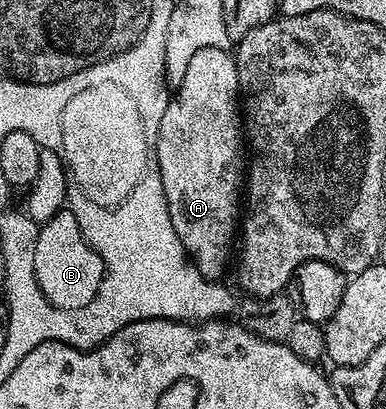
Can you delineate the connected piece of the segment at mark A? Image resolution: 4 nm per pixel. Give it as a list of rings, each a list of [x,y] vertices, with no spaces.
[[[205,47],[191,56],[187,64],[186,77],[180,86],[171,94],[166,115],[162,115],[162,127],[158,127],[158,171],[162,171],[162,191],[166,191],[166,203],[170,211],[170,223],[174,223],[174,231],[178,231],[178,239],[182,239],[182,247],[188,252],[192,262],[209,279],[223,278],[224,268],[228,265],[228,256],[233,256],[234,242],[238,237],[238,222],[242,217],[242,190],[246,185],[246,141],[242,136],[242,105],[238,100],[240,84],[236,70],[236,58],[227,48]]]

